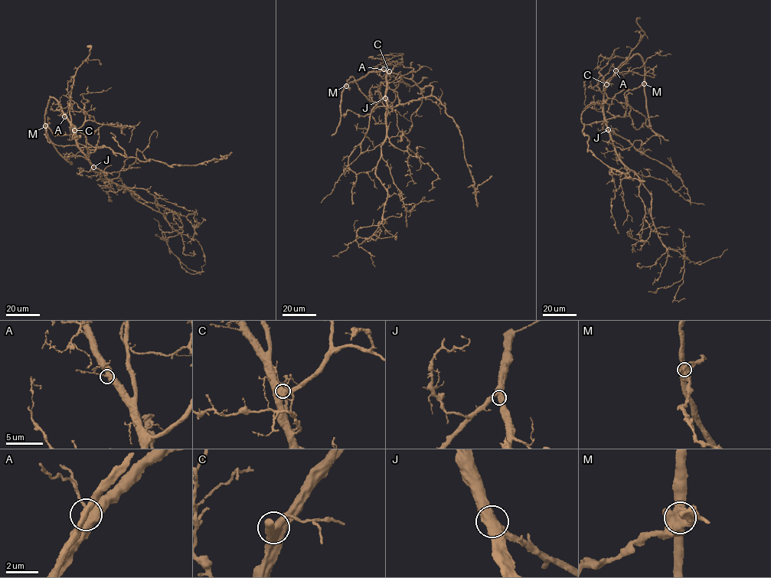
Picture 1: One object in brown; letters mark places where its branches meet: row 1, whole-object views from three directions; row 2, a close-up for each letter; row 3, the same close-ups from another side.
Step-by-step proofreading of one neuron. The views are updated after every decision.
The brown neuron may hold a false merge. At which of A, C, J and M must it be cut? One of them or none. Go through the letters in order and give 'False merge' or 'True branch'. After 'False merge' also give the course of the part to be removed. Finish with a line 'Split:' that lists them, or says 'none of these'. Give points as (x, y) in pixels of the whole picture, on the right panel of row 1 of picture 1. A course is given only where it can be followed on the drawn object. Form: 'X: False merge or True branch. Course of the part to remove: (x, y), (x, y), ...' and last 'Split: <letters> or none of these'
A: True branch
C: True branch
J: True branch
M: False merge. Course of the part to remove: (645, 83), (624, 94), (629, 115), (586, 125), (582, 130), (588, 136), (589, 150), (629, 177), (610, 172)
Split: M

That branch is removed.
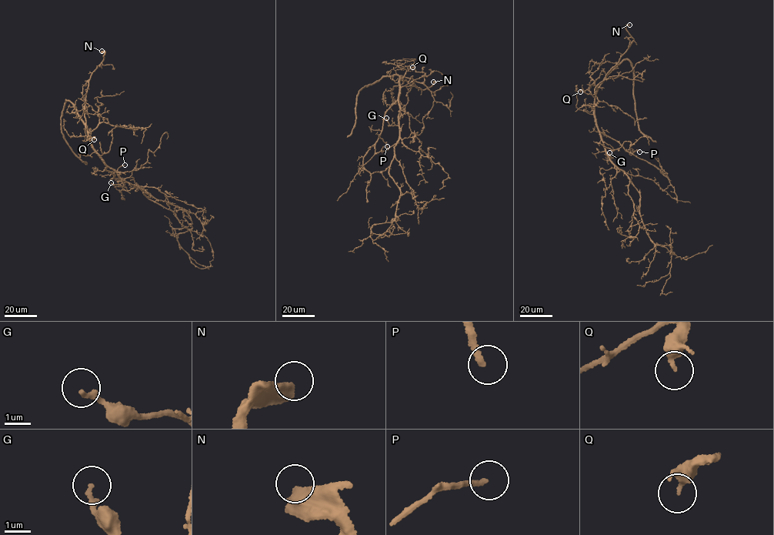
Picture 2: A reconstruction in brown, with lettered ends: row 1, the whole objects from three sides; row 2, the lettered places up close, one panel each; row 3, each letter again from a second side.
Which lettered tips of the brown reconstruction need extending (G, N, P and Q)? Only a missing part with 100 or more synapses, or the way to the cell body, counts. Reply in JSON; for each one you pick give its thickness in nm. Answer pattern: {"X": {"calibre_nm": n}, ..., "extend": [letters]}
{"N": {"calibre_nm": 550}, "extend": ["N"]}

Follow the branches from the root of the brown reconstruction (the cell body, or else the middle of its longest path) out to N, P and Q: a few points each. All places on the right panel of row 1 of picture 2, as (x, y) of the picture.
N: (607, 153), (598, 127), (594, 102), (597, 88), (633, 40), (625, 29), (629, 25)
P: (607, 153), (599, 131), (619, 142), (626, 151), (639, 152)
Q: (607, 153), (596, 122), (595, 98), (588, 89), (580, 91)

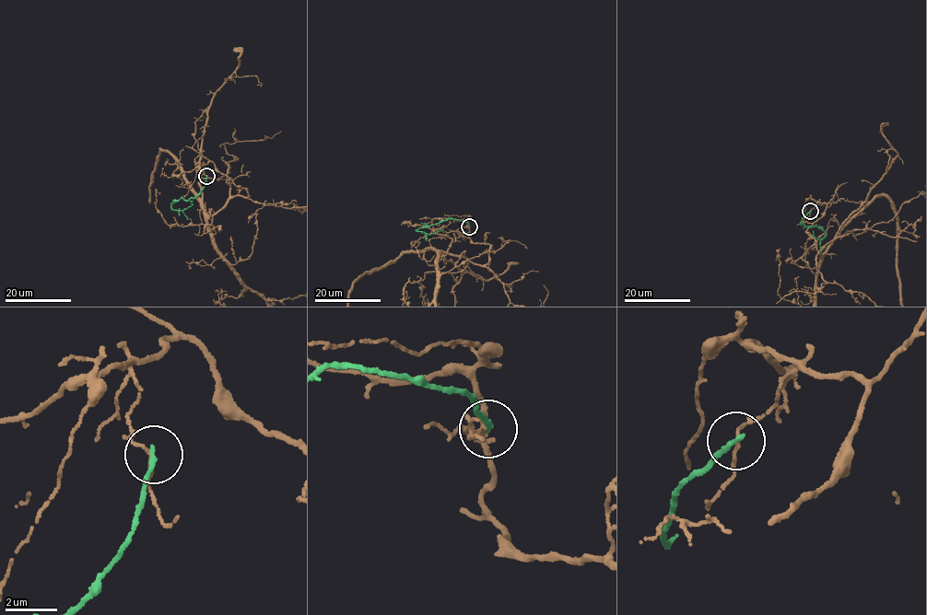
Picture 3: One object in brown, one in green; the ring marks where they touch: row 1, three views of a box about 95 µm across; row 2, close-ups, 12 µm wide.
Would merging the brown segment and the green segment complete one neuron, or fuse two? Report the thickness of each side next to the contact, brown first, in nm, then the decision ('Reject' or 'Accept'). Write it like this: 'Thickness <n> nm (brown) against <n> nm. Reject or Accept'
Thickness 110 nm (brown) against 200 nm. Reject

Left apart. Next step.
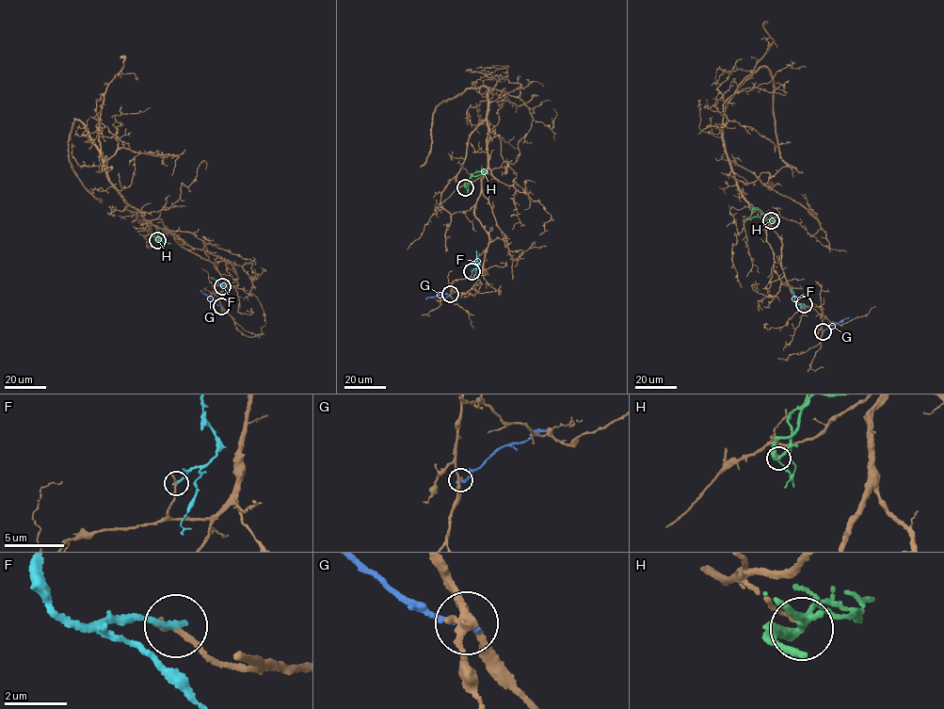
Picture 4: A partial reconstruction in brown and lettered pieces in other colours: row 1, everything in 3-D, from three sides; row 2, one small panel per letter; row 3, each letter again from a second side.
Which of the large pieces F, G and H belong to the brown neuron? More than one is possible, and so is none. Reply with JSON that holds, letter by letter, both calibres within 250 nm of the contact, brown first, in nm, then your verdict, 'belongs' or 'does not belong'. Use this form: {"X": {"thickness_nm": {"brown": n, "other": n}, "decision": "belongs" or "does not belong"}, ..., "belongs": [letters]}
{"F": {"thickness_nm": {"brown": 240, "other": 200}, "decision": "does not belong"}, "G": {"thickness_nm": {"brown": 200, "other": 220}, "decision": "does not belong"}, "H": {"thickness_nm": {"brown": 100, "other": 300}, "decision": "does not belong"}, "belongs": []}

